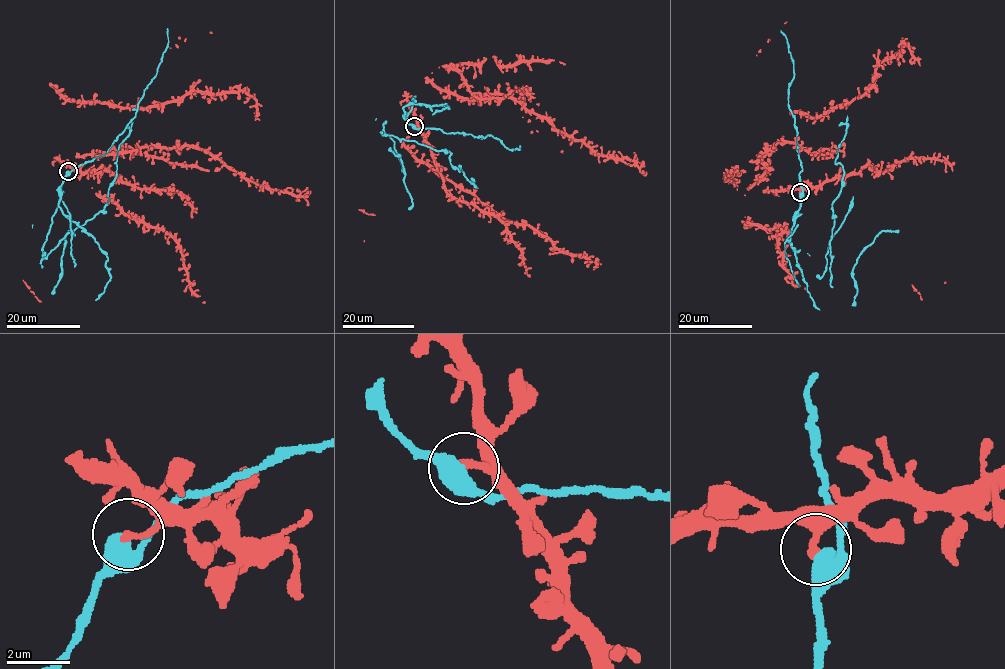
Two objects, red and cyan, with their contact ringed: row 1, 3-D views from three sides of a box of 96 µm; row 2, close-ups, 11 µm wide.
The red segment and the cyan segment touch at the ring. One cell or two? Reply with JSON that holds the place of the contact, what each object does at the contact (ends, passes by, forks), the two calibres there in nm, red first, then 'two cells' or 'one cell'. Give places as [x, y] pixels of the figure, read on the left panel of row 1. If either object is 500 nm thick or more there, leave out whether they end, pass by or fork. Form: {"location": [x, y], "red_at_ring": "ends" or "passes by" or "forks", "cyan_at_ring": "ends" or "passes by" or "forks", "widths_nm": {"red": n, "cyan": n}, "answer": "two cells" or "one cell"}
{"location": [68, 171], "red_at_ring": "ends", "cyan_at_ring": "passes by", "widths_nm": {"red": 240, "cyan": 480}, "answer": "two cells"}

